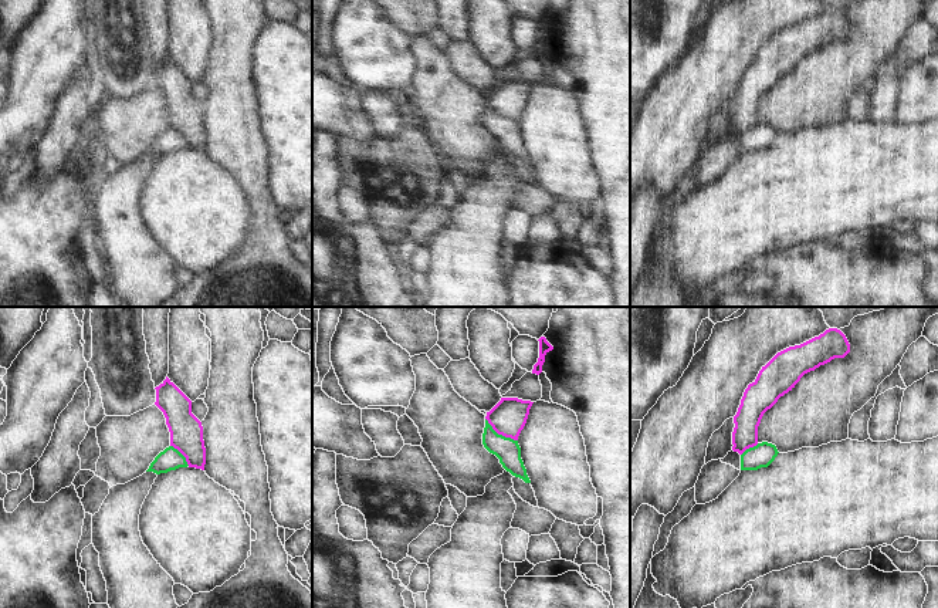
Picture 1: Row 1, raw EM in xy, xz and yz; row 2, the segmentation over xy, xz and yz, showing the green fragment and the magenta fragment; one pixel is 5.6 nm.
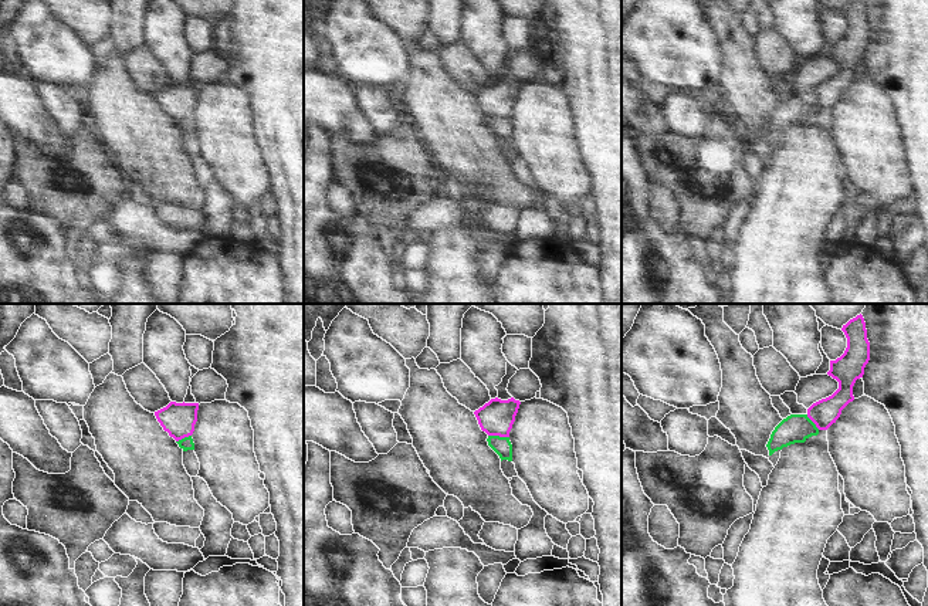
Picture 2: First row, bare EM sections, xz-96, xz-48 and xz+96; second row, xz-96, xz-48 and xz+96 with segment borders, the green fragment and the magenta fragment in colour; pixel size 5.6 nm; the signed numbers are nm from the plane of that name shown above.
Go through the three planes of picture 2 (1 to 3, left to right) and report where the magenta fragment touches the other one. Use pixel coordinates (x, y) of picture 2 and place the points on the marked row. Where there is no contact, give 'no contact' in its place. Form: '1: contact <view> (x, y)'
1: contact xz-96 (185, 437)
2: contact xz-48 (498, 436)
3: contact xz+96 (812, 422)

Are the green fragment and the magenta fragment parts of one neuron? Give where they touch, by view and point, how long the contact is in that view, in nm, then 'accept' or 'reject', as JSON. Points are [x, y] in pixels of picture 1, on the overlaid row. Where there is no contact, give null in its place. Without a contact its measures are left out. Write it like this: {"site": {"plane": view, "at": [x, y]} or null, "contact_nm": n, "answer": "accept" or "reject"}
{"site": {"plane": "xz", "at": [500, 435]}, "contact_nm": 220, "answer": "reject"}

